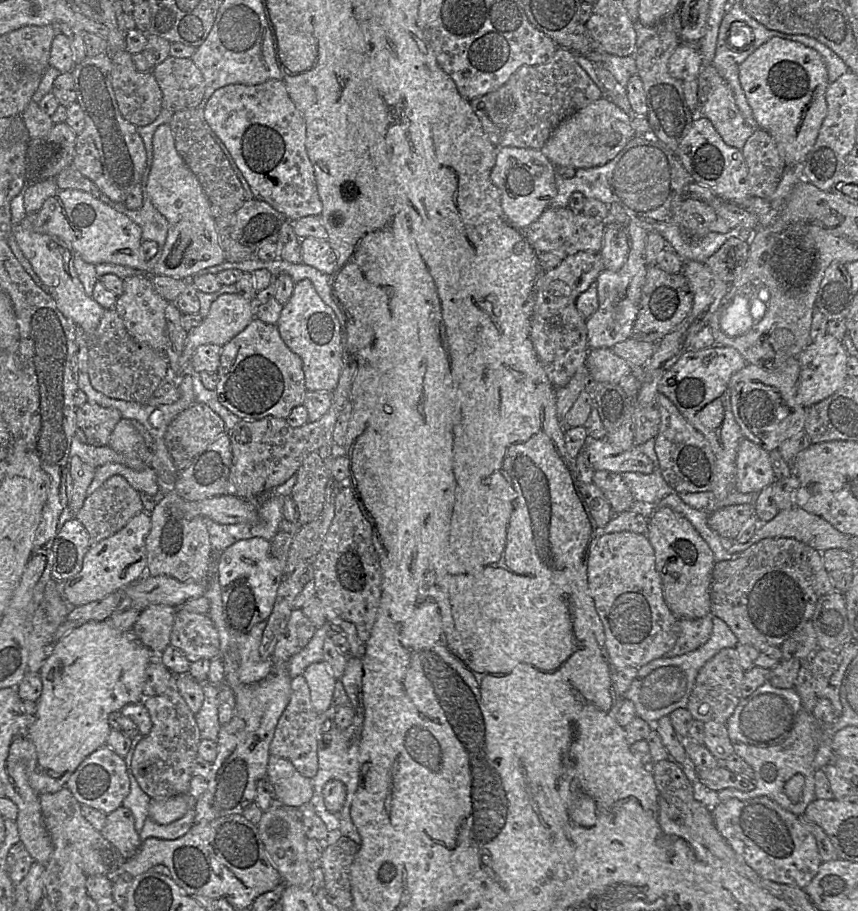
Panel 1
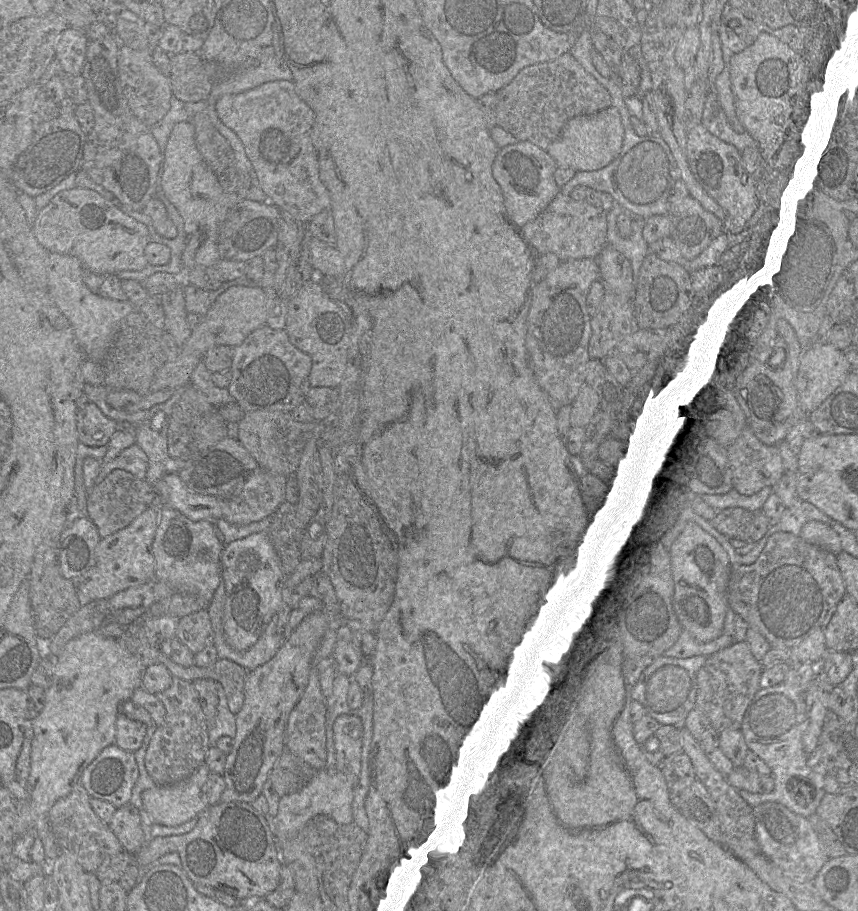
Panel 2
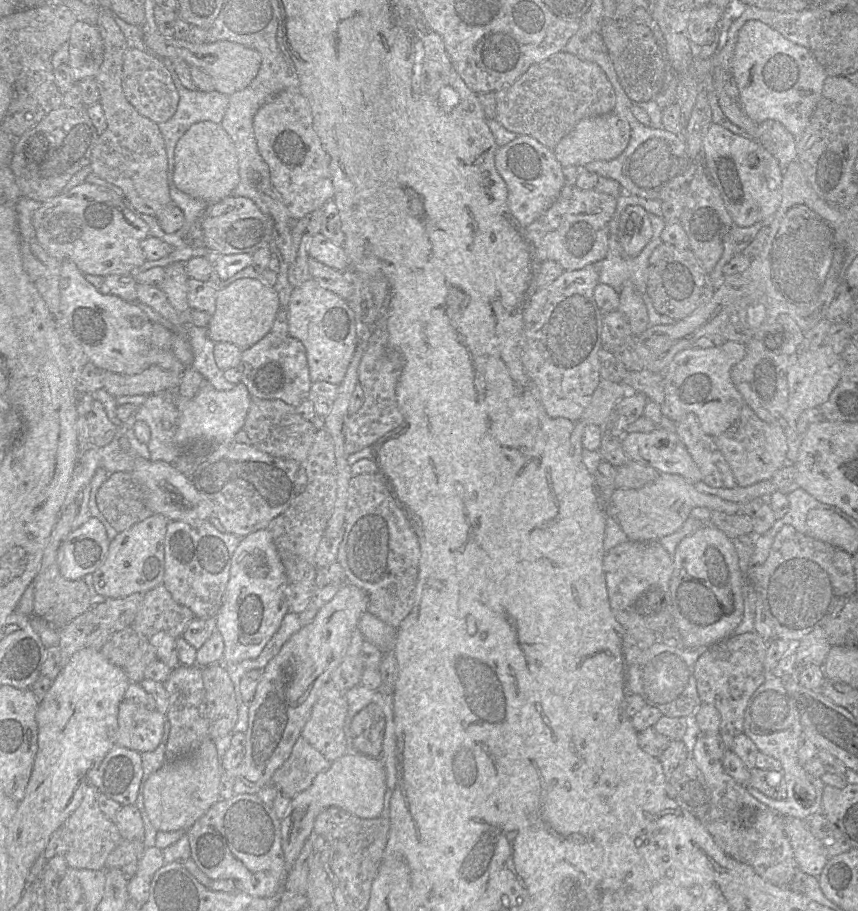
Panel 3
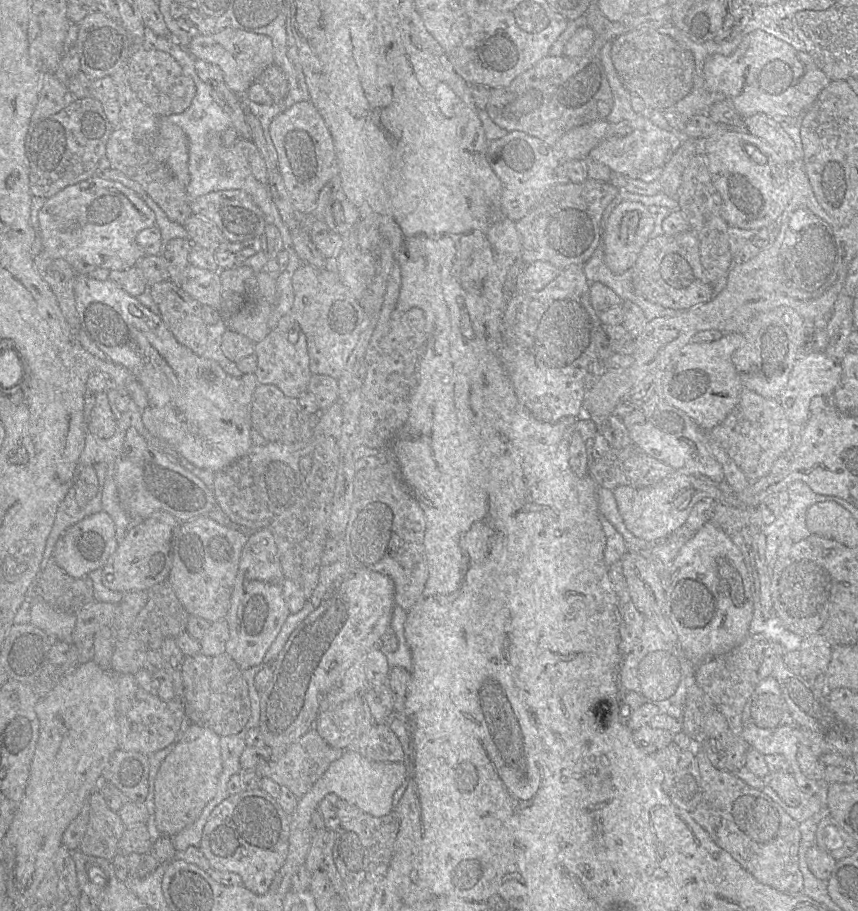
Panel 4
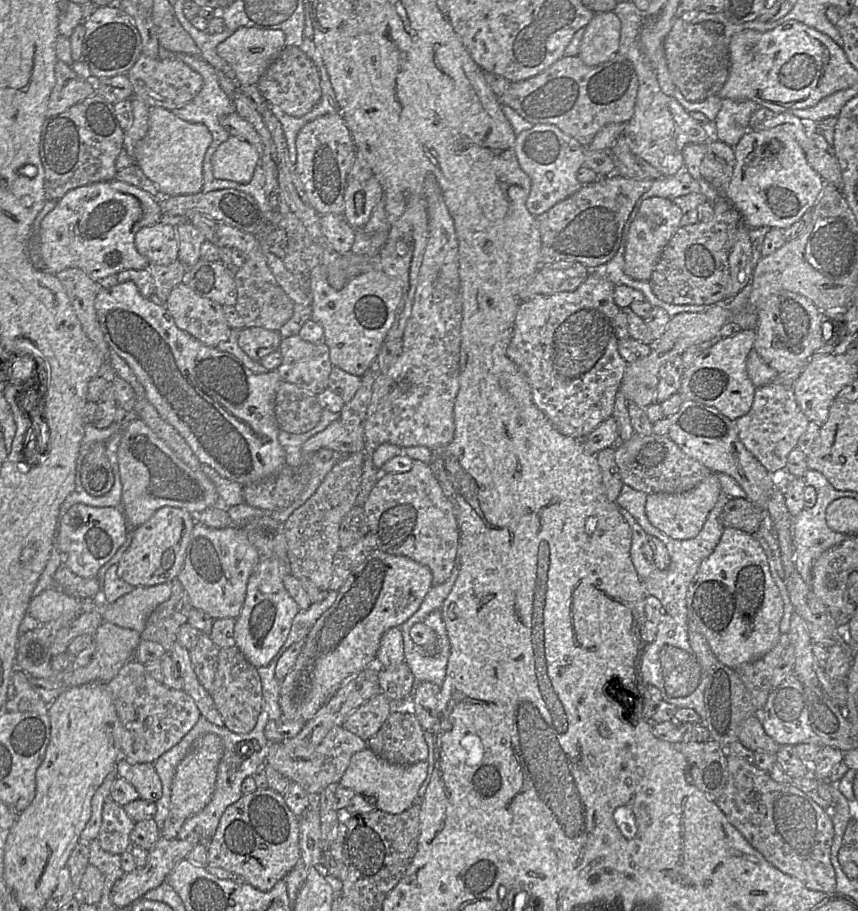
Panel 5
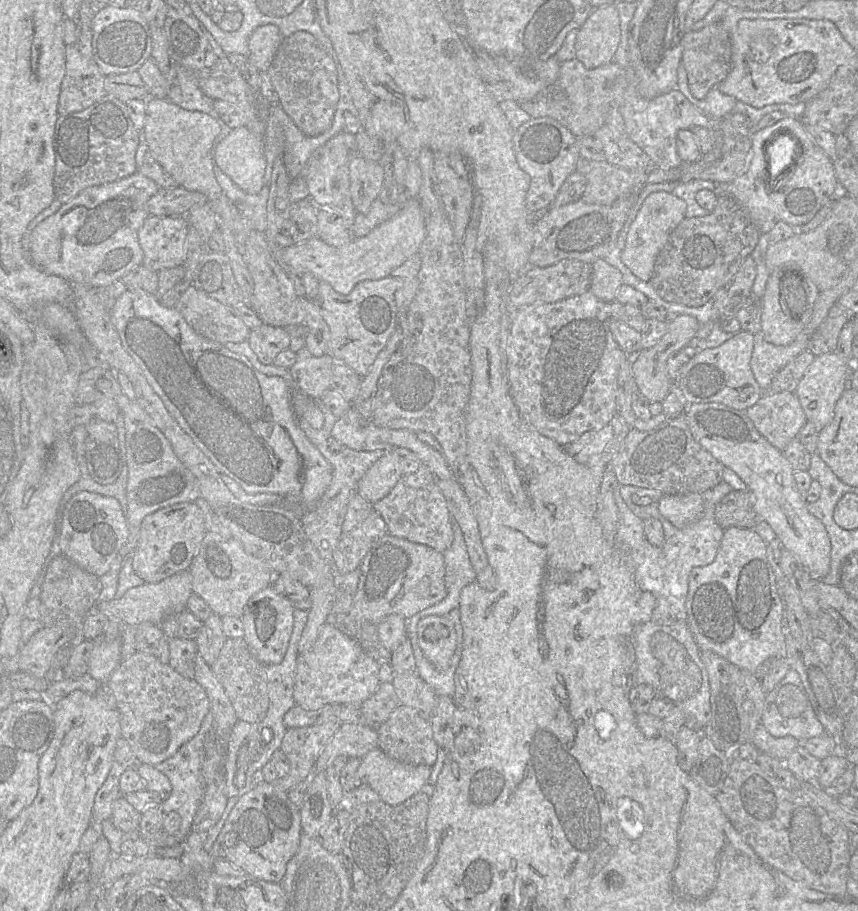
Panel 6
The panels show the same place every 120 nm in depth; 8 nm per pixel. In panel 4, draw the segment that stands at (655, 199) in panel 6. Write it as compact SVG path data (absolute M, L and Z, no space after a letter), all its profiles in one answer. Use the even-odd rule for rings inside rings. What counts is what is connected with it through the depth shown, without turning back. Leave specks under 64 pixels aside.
M623 200L611 213L607 223L605 256L607 264L614 273L633 267L644 246L649 240L663 235L662 222L671 210L662 206L648 206L641 202Z

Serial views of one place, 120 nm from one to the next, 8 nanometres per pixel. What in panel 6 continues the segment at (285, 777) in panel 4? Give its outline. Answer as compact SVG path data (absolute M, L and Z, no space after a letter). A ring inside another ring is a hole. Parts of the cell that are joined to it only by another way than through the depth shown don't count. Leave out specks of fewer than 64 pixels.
M343 723L320 753L312 775L325 771L339 756L362 759L377 746L376 728L365 724Z

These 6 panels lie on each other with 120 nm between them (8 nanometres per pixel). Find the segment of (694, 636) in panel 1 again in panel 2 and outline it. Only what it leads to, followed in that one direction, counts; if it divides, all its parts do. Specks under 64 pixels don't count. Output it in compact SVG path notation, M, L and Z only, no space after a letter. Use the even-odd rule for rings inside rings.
M681 628L677 640L663 653L667 657L686 658L695 655L710 656L716 651L734 643L734 638L730 635L722 634L709 641L700 642L694 639L685 629Z

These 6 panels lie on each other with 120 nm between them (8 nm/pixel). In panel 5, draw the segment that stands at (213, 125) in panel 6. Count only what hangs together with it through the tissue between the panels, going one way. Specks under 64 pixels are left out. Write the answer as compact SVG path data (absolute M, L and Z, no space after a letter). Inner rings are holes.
M151 107L148 129L136 144L134 162L154 183L158 197L200 193L204 155L211 142L211 133L205 125L184 121L170 110Z

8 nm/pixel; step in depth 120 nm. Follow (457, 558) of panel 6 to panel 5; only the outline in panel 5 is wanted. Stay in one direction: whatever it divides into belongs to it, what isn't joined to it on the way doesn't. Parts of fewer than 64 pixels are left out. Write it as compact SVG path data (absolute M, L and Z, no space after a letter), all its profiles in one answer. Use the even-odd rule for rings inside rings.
M457 564L454 566L449 578L439 585L433 585L422 601L419 609L401 626L400 630L402 636L405 637L404 634L407 634L407 630L411 630L411 627L416 622L422 622L426 616L428 616L431 612L436 610L440 610L445 599L450 593L457 577L459 574L459 568Z

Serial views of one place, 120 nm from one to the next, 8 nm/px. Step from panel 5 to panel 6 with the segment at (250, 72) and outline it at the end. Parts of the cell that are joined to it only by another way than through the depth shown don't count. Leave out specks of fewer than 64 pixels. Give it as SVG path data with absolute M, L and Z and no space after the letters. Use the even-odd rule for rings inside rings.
M275 25L256 28L248 41L249 62L260 72L267 72L282 40L280 30Z

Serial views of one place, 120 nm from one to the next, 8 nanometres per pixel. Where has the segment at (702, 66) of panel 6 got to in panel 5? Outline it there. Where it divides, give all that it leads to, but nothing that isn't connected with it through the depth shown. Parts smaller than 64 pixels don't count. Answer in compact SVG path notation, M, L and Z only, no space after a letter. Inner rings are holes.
M675 18L664 39L664 54L671 79L682 96L699 102L719 93L729 74L729 43L724 23L706 20L690 23Z

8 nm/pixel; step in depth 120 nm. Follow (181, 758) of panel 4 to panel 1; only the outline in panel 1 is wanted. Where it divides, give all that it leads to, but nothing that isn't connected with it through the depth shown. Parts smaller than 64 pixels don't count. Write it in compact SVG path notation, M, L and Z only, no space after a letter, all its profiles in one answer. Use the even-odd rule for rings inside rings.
M189 793L173 797L151 799L148 807L149 816L158 824L167 825L181 819L195 808L197 799Z

